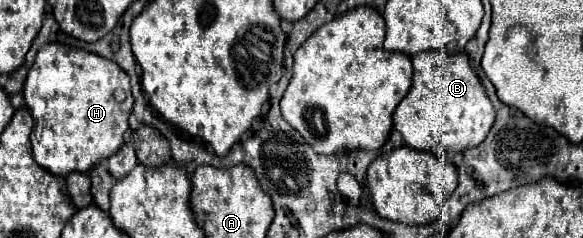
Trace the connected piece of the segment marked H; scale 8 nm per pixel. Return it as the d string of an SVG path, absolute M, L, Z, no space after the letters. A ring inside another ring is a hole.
M57 42L45 44L37 52L37 58L27 74L23 98L25 106L31 108L29 112L34 119L34 129L30 135L33 158L43 170L55 176L67 176L69 172L89 172L95 164L107 160L123 146L123 134L129 128L127 118L133 108L133 96L127 74L113 60Z

